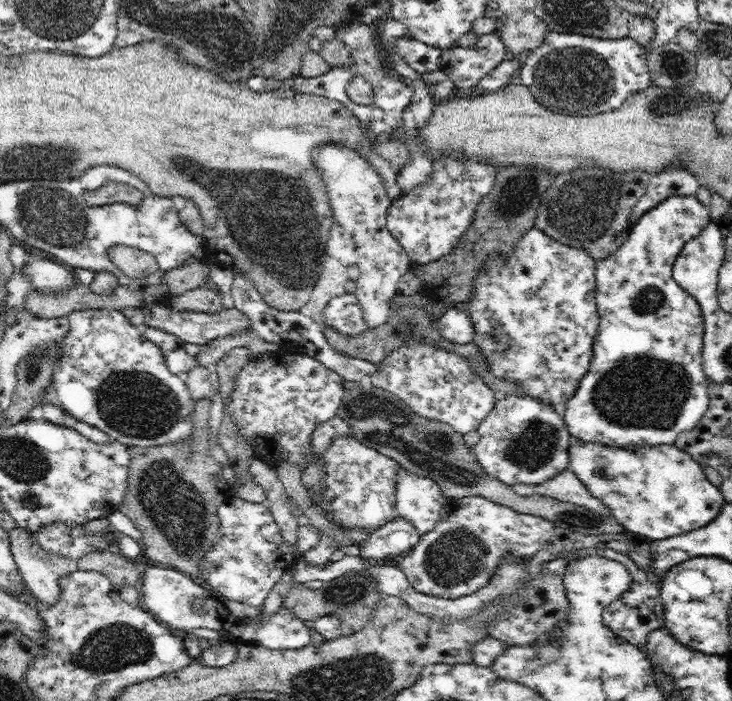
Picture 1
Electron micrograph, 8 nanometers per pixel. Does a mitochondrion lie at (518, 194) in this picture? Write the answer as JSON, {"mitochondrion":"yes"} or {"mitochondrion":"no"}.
{"mitochondrion":"yes"}

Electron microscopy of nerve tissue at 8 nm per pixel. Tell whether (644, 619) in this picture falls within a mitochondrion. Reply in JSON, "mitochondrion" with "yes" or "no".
{"mitochondrion":"no"}

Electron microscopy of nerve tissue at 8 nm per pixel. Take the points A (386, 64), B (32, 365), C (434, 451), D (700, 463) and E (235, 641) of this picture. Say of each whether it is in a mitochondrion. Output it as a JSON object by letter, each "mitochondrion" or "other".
{"A":"other","B":"mitochondrion","C":"mitochondrion","D":"other","E":"other"}

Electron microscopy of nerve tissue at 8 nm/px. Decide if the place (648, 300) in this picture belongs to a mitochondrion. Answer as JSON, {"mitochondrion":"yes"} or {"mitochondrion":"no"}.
{"mitochondrion":"yes"}

